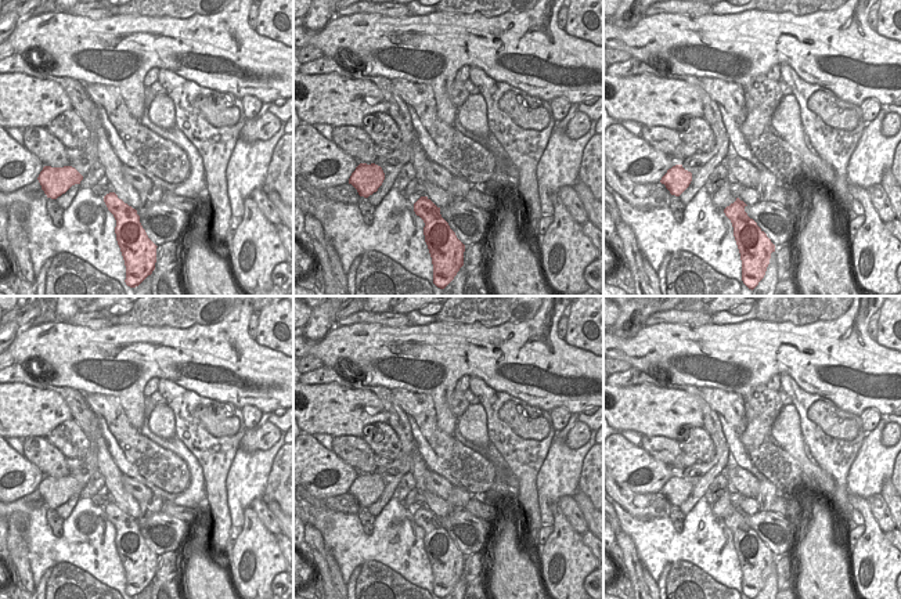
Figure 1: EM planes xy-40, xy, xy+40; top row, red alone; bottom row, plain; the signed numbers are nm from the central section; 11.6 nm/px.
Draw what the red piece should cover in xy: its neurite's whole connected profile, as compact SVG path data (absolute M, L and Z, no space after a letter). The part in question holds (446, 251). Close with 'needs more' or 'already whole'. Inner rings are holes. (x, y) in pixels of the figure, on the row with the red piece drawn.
M428 196L414 203L414 212L424 223L424 235L433 264L433 284L444 289L464 266L465 245L457 238L448 223Z | already whole

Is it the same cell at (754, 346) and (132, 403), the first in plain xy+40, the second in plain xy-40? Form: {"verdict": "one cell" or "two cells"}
{"verdict": "one cell"}

